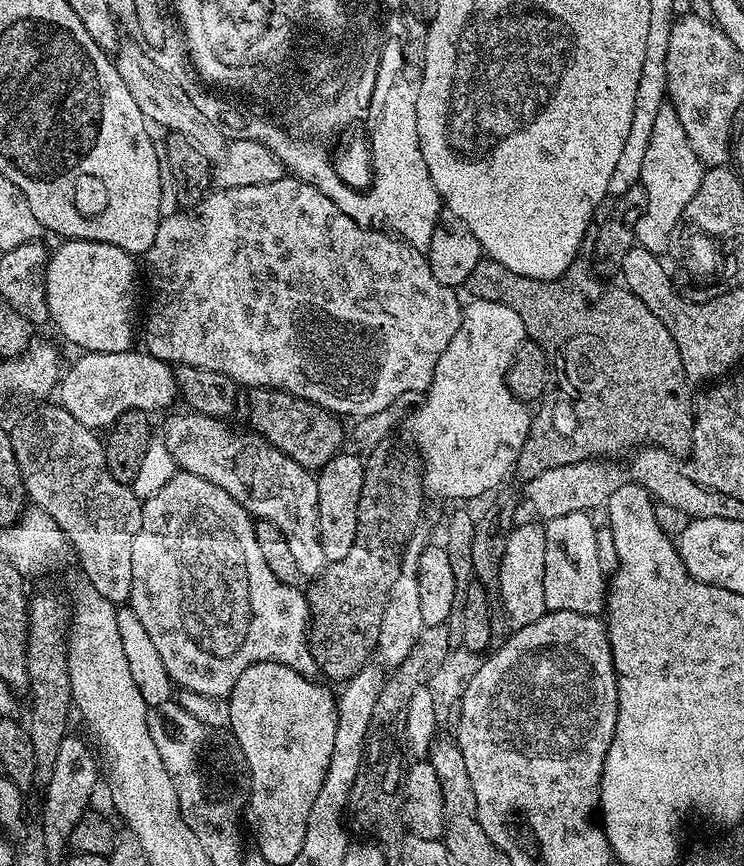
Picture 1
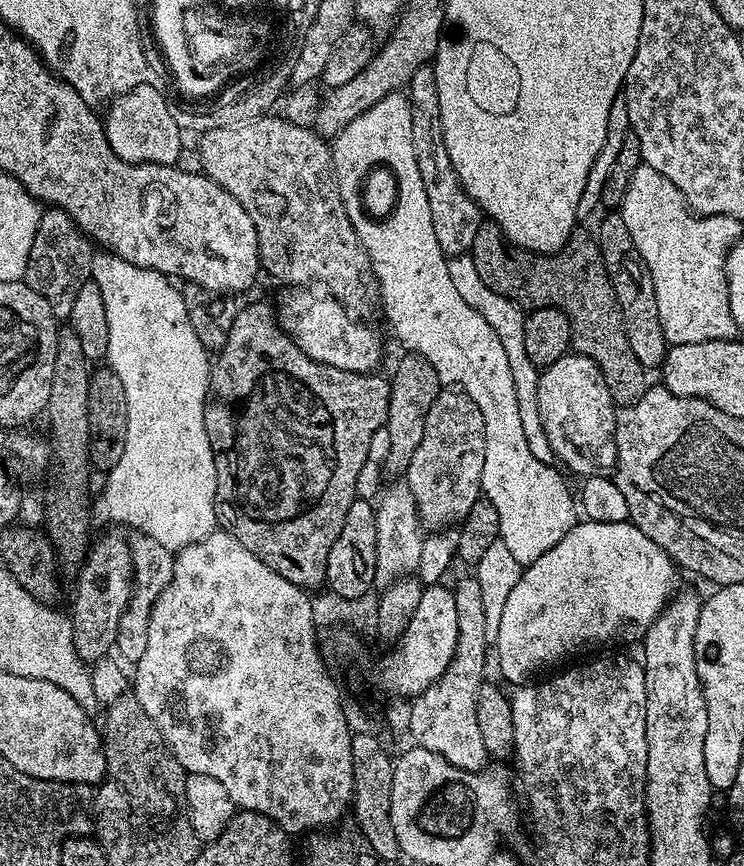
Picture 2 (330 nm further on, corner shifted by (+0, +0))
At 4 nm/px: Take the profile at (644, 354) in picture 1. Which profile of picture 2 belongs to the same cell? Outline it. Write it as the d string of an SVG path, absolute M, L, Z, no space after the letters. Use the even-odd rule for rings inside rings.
M484 218L480 221L470 255L482 282L486 282L494 294L502 294L525 310L562 309L566 318L570 318L572 348L600 367L613 404L627 406L641 400L648 391L649 381L644 381L646 369L640 365L638 358L634 358L630 342L626 342L622 314L616 305L616 295L599 243L580 231L573 231L571 238L551 254L525 252L505 239L494 221Z

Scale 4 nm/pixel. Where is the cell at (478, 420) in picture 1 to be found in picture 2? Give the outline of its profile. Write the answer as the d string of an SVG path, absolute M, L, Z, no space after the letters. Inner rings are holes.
M569 354L558 358L558 362L554 362L549 368L543 369L538 382L537 402L538 414L542 418L542 426L546 430L546 438L554 450L557 461L565 469L568 467L570 471L577 472L580 478L587 478L601 475L615 465L618 408L610 398L610 390L606 386L606 378L602 378L602 370L593 360L579 354Z

